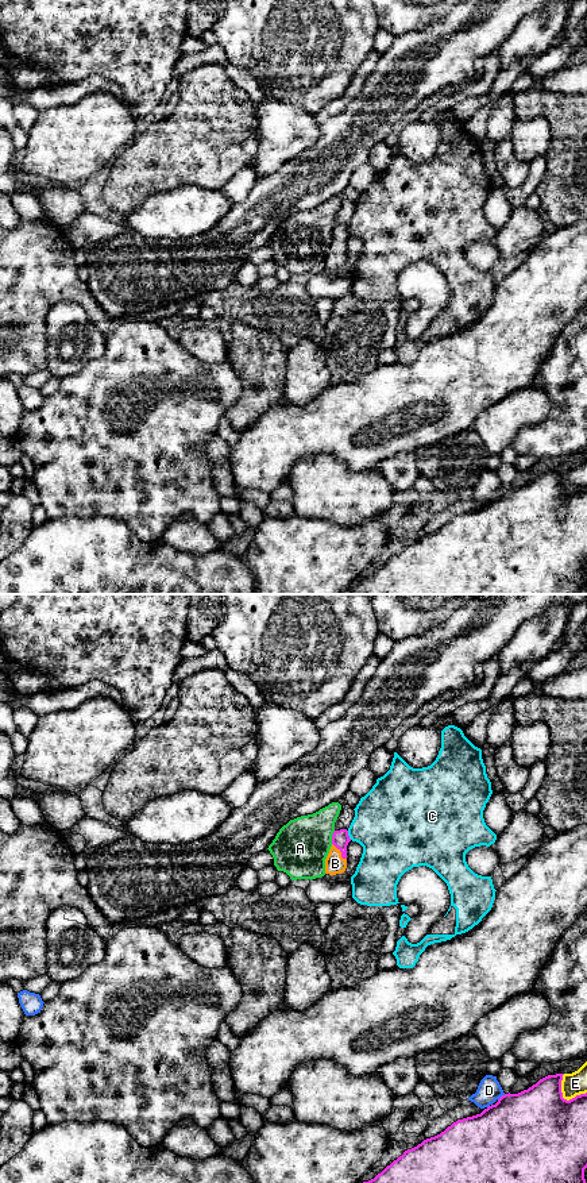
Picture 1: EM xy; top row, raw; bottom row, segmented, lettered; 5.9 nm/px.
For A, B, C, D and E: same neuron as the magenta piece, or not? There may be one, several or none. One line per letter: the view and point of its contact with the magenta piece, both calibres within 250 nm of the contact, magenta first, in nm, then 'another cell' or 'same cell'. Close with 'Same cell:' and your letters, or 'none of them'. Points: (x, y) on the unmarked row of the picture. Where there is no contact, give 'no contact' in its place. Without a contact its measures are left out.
A: xy (332, 232) | 110/320 nm | another cell
B: xy (340, 246) | 110/110 nm | same cell
C: xy (347, 230) | 110/400 nm | another cell
D: xy (501, 492) | 480/140 nm | another cell
E: xy (563, 493) | 500/140 nm | another cell
Same cell: B

